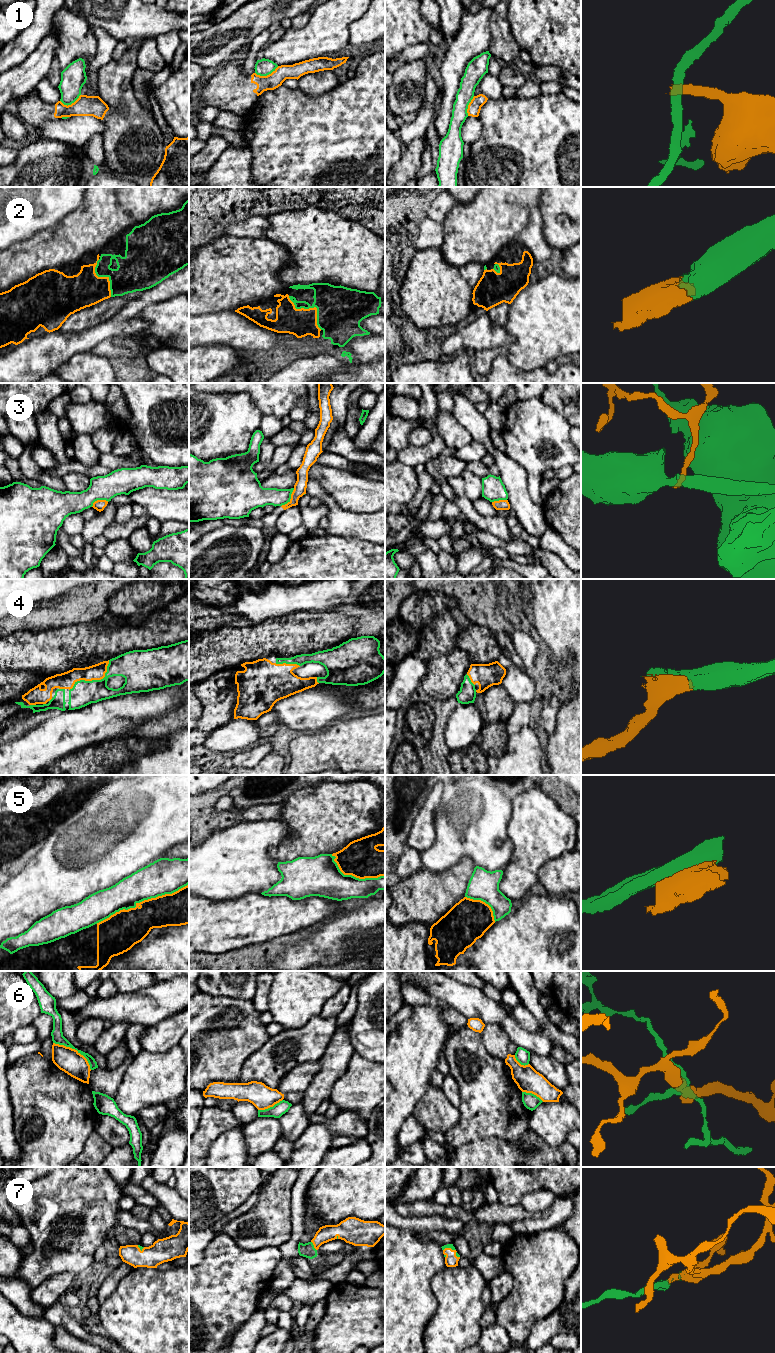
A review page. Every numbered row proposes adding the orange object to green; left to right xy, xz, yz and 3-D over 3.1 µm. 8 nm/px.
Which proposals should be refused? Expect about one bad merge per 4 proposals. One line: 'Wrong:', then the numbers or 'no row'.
Wrong: 1, 3, 5, 6

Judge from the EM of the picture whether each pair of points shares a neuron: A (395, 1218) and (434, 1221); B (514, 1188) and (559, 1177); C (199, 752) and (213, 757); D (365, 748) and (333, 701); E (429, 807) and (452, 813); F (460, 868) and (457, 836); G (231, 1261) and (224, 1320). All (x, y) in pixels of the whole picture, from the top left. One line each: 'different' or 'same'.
A: same
B: same
C: same
D: different
E: different
F: different
G: same

